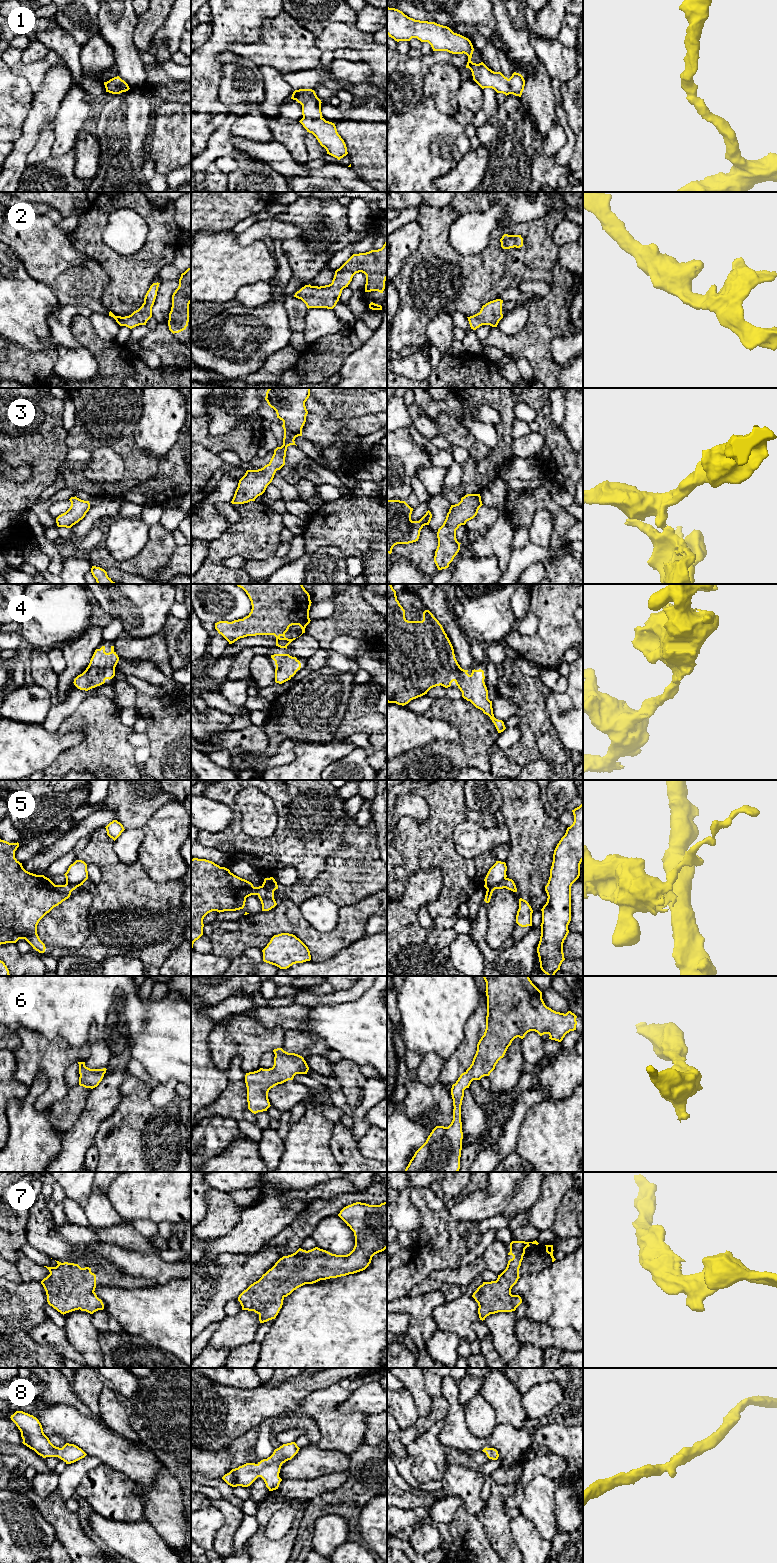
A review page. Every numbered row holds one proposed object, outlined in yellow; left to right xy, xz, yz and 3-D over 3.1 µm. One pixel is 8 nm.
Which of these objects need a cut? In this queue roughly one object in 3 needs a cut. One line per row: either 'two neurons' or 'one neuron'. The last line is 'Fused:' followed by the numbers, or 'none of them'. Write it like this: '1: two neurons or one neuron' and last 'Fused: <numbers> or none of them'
1: one neuron
2: one neuron
3: one neuron
4: one neuron
5: two neurons
6: one neuron
7: one neuron
8: one neuron
Fused: 5

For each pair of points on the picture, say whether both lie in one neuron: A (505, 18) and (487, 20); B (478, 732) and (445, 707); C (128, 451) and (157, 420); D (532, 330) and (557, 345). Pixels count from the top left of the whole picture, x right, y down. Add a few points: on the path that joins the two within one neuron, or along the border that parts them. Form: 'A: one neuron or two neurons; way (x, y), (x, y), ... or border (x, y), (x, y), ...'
A: two neurons; border (492, 10), (497, 31)
B: one neuron; way (470, 724), (459, 713), (453, 711)
C: two neurons; border (139, 420), (134, 431), (134, 443), (154, 457)
D: two neurons; border (572, 330), (557, 335), (549, 346)

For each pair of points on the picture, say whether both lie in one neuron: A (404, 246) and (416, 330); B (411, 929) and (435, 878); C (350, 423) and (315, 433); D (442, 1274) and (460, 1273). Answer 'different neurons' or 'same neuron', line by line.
A: different neurons
B: same neuron
C: same neuron
D: same neuron

